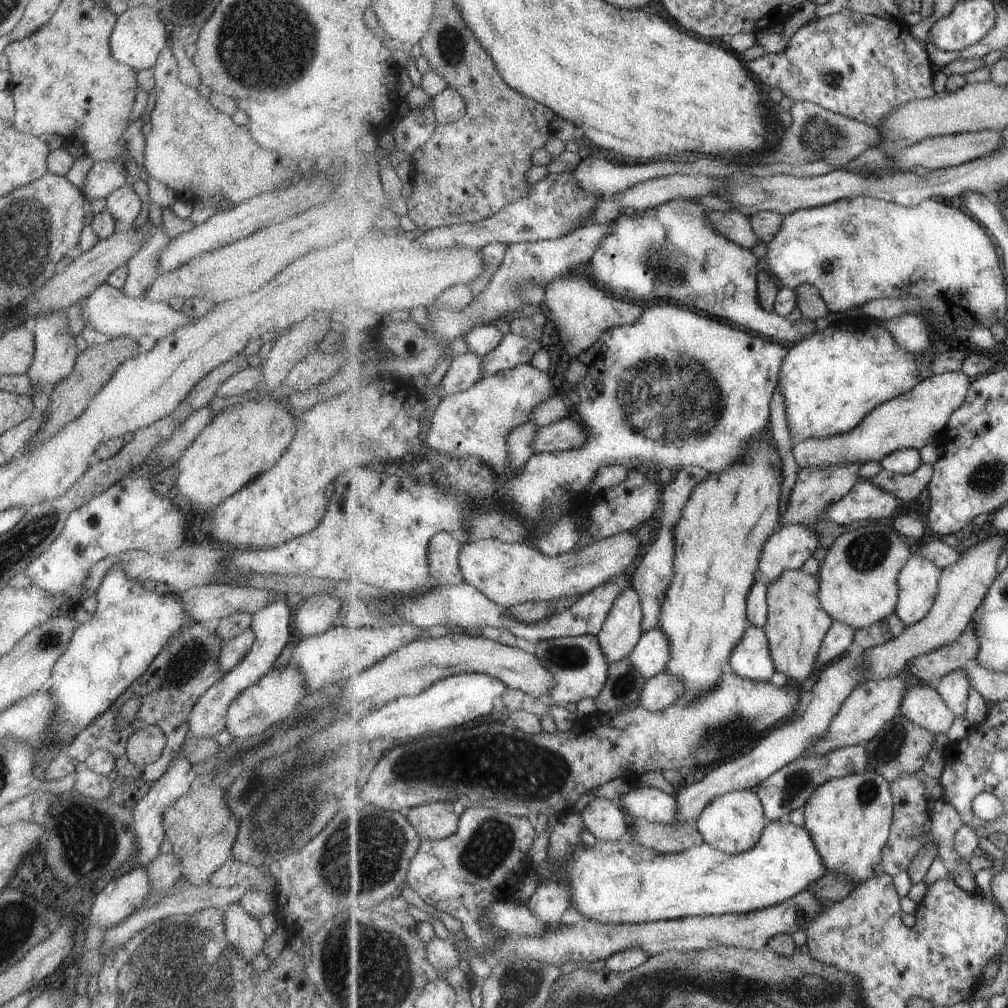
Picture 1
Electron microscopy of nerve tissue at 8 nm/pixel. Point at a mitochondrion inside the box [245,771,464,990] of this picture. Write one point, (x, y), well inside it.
(371, 851)

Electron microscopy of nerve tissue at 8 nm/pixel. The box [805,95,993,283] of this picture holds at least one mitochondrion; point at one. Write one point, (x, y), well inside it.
(919, 250)

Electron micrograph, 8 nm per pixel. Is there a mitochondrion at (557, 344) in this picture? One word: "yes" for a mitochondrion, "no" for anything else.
no

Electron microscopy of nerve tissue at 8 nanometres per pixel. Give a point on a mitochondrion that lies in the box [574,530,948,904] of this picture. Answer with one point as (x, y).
(886, 750)

